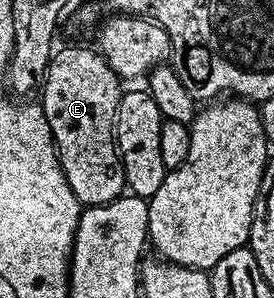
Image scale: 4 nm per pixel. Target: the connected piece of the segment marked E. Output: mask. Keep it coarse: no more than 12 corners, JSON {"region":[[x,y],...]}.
{"region":[[93,46],[53,52],[41,80],[68,189],[83,208],[127,190],[124,87]]}

